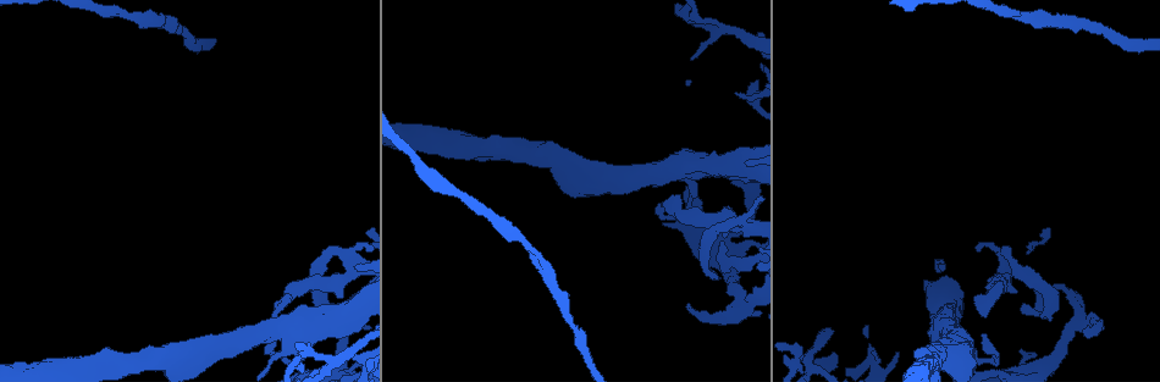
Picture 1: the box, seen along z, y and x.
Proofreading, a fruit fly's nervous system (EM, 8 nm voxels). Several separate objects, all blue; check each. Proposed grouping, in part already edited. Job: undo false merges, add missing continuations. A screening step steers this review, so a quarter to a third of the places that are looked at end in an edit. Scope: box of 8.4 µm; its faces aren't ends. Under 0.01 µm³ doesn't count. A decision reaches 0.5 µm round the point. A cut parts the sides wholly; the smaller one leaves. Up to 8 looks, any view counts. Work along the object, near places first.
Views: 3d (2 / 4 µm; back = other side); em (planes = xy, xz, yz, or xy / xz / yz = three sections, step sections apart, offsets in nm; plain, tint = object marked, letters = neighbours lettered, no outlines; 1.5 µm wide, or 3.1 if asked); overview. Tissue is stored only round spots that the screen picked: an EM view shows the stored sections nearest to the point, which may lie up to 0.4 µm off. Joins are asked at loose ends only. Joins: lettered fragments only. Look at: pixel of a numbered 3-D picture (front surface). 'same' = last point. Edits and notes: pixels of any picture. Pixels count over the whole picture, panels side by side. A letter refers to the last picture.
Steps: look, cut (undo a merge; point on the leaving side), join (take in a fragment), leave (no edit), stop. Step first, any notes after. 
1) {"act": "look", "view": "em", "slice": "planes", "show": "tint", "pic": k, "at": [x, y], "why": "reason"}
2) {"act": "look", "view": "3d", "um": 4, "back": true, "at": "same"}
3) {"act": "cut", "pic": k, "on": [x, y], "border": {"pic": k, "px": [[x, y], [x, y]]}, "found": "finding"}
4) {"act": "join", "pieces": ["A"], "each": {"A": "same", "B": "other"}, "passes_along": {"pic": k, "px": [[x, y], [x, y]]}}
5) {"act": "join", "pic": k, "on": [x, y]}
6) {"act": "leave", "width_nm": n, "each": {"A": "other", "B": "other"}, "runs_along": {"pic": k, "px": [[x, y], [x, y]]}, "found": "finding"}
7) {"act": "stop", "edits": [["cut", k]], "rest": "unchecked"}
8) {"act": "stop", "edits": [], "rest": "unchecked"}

{"act": "look", "view": "em", "slice": "planes", "show": "letters", "pic": 1, "at": [273, 313], "why": "branch stops here"}

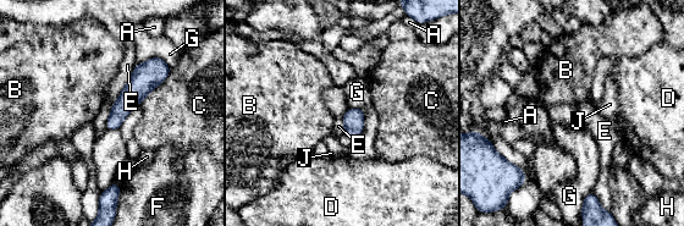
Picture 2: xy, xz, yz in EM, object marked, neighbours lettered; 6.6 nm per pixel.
{"act": "leave", "each": {"A": "other", "B": "other", "C": "other", "D": "other", "E": "other", "F": "other", "G": "other", "H": "other", "J": "other"}, "runs_along": {"pic": 2, "px": [[158, 64], [123, 104], [110, 126]]}, "found": "no lettered fragment goes on from it"}

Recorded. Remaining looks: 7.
{"act": "look", "view": "3d", "um": 2, "pic": 1, "at": [689, 304], "why": "an open end"}

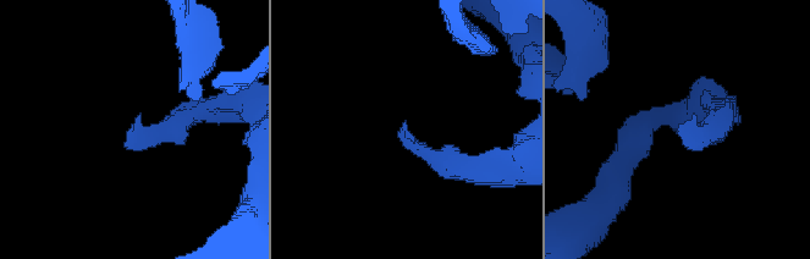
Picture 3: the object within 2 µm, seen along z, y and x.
{"act": "look", "view": "em", "slice": "planes", "show": "tint", "pic": 3, "at": [128, 129]}

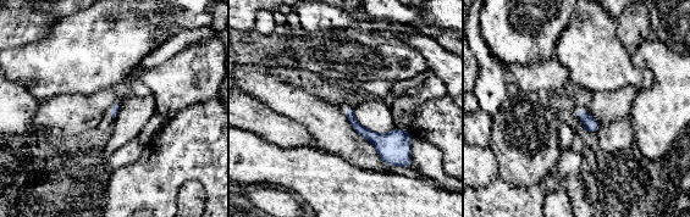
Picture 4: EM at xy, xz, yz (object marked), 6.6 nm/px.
{"act": "look", "view": "em", "slice": "planes", "show": "letters", "at": "same"}

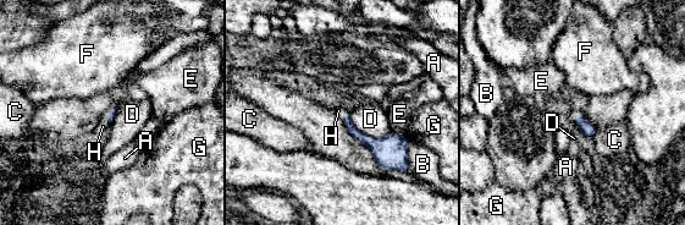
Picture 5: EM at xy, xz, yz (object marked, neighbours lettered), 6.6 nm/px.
{"act": "join", "pieces": ["H"], "each": {"A": "other", "B": "other", "C": "other", "D": "other", "E": "other", "F": "other", "G": "other", "H": "same"}, "found": "the cell continues"}

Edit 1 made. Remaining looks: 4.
{"act": "look", "view": "overview"}

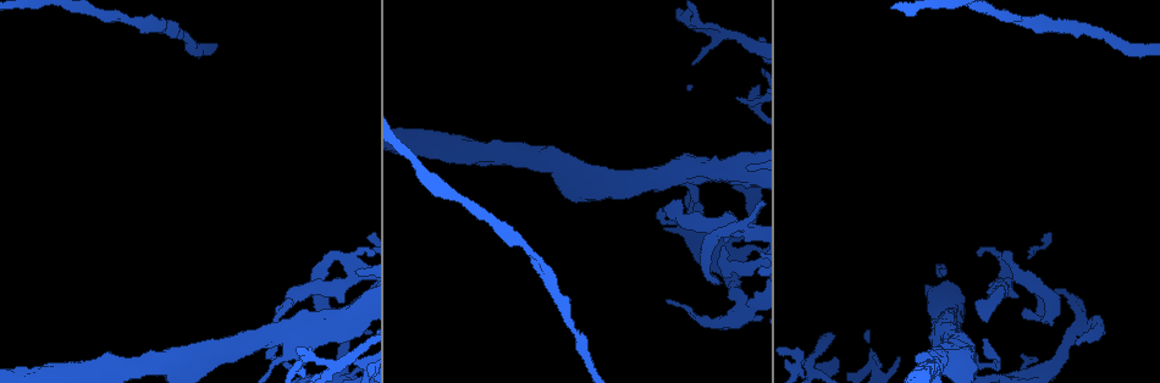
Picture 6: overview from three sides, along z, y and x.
{"act": "look", "view": "em", "slice": "planes", "show": "letters", "pic": 6, "at": [802, 365], "why": "three-way junction"}

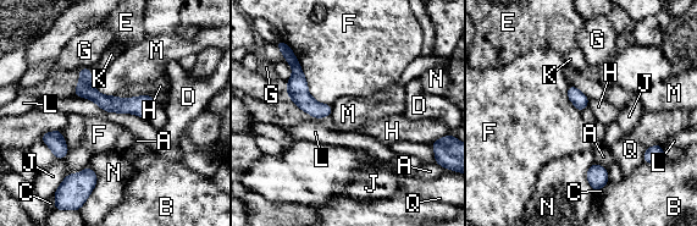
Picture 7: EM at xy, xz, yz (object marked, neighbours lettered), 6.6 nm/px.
{"act": "leave", "each": {"A": "other", "B": "other", "C": "other", "D": "other", "E": "other", "F": "other", "G": "other", "H": "other", "J": "other", "K": "other", "L": "other", "M": "other", "N": "other", "Q": "other"}, "border": {"pic": 7, "px": [[296, 58], [308, 92], [331, 105]]}, "found": "none of them fits"}

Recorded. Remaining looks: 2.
{"act": "stop", "edits": [["join", 5]], "rest": "unchecked"}

